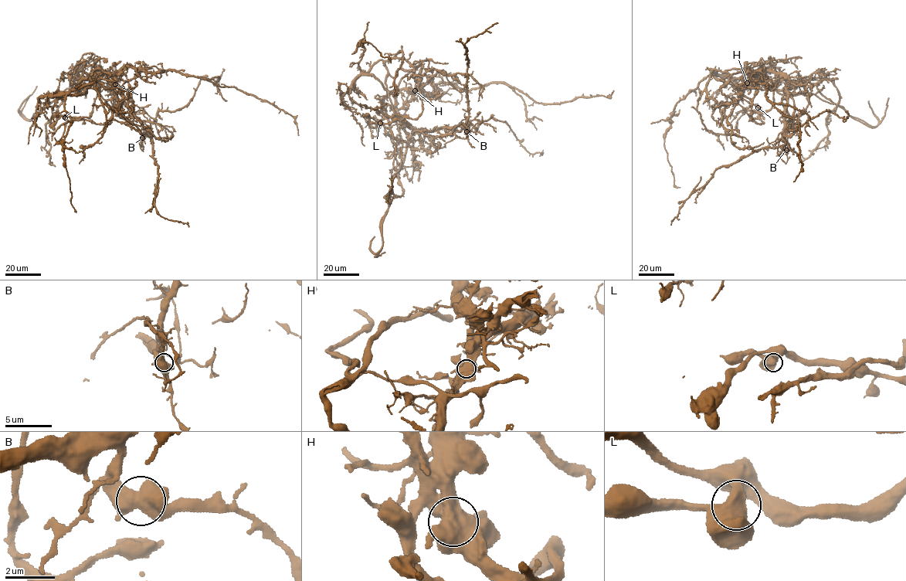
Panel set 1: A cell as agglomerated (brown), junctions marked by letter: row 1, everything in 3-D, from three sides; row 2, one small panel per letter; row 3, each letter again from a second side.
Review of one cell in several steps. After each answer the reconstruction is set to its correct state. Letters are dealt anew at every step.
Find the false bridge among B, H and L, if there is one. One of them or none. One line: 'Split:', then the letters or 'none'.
Split: H

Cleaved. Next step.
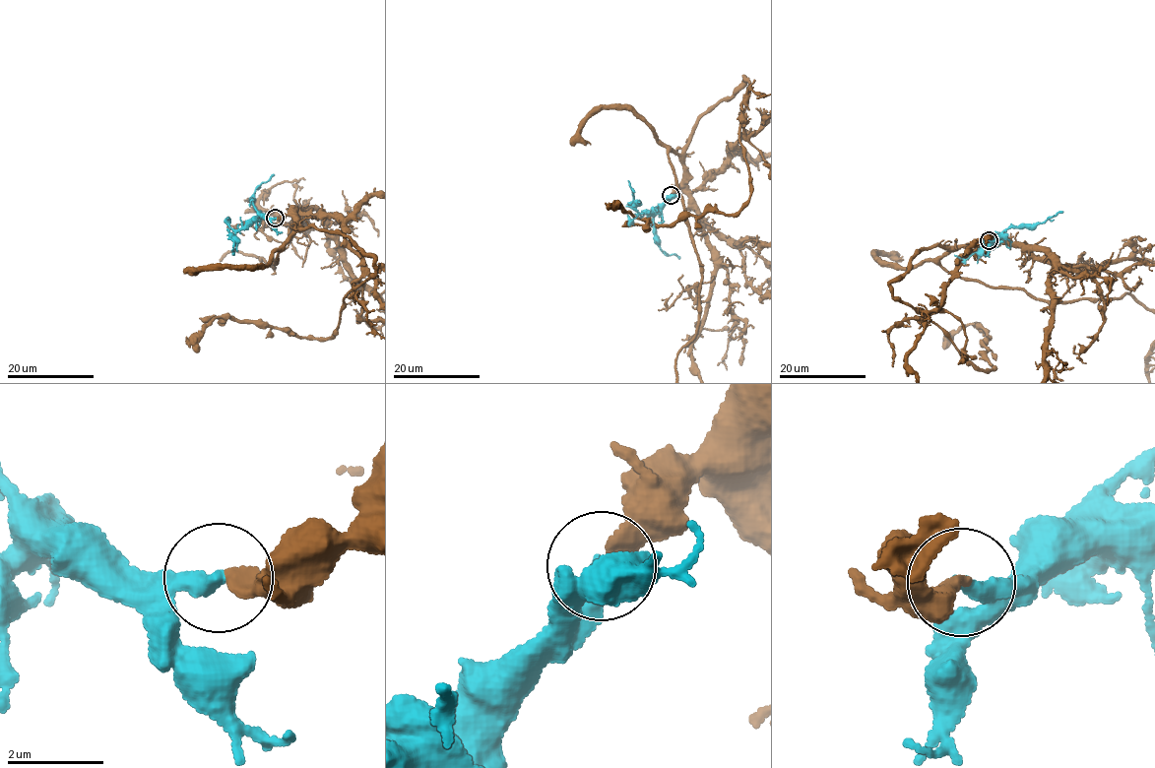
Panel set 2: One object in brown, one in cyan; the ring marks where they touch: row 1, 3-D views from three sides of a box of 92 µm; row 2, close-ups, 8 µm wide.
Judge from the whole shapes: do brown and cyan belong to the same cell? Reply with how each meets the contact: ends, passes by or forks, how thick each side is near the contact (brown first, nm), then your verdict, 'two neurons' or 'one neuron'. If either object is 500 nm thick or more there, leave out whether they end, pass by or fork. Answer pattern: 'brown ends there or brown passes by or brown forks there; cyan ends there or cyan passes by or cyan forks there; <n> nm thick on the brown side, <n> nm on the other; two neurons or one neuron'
brown ends there; cyan ends there; 340 nm thick on the brown side, 380 nm on the other; one neuron

